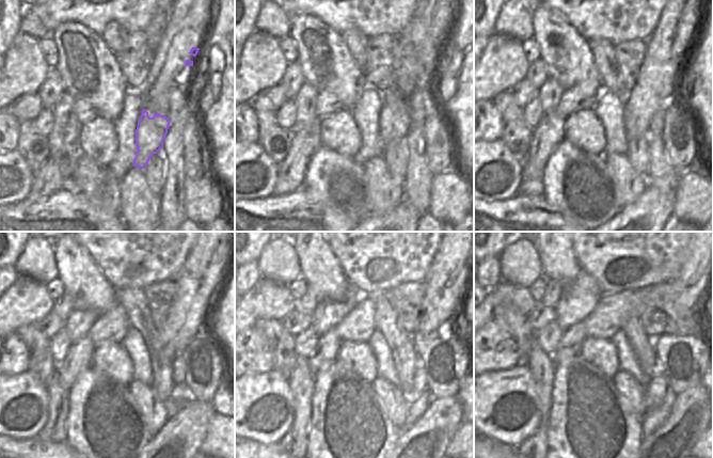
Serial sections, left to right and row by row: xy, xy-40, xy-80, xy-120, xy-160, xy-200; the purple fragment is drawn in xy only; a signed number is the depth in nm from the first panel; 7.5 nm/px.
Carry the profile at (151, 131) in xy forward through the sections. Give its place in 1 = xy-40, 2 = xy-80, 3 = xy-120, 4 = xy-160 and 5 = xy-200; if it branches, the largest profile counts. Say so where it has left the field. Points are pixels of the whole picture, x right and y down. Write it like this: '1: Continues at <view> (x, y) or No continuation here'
1: Continues at xy-40 (392, 129)
2: Continues at xy-80 (643, 108)
3: Continues at xy-120 (196, 301)
4: Continues at xy-160 (440, 305)
5: Continues at xy-200 (691, 275).

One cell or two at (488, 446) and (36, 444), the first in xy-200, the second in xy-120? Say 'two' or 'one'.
one

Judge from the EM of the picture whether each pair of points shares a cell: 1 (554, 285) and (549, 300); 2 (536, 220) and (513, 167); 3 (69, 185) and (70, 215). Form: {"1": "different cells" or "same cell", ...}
{"1": "same cell", "2": "different cells", "3": "different cells"}

